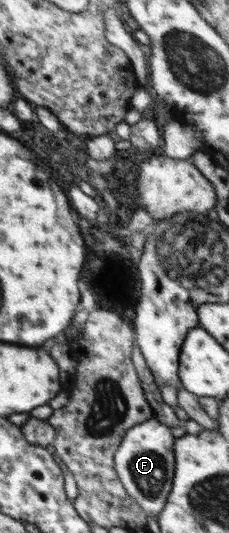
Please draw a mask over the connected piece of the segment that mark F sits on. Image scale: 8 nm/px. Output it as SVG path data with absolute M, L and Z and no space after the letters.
M153 416L129 428L114 453L114 464L120 482L147 516L158 517L171 491L174 478L175 440L171 428L162 425Z

